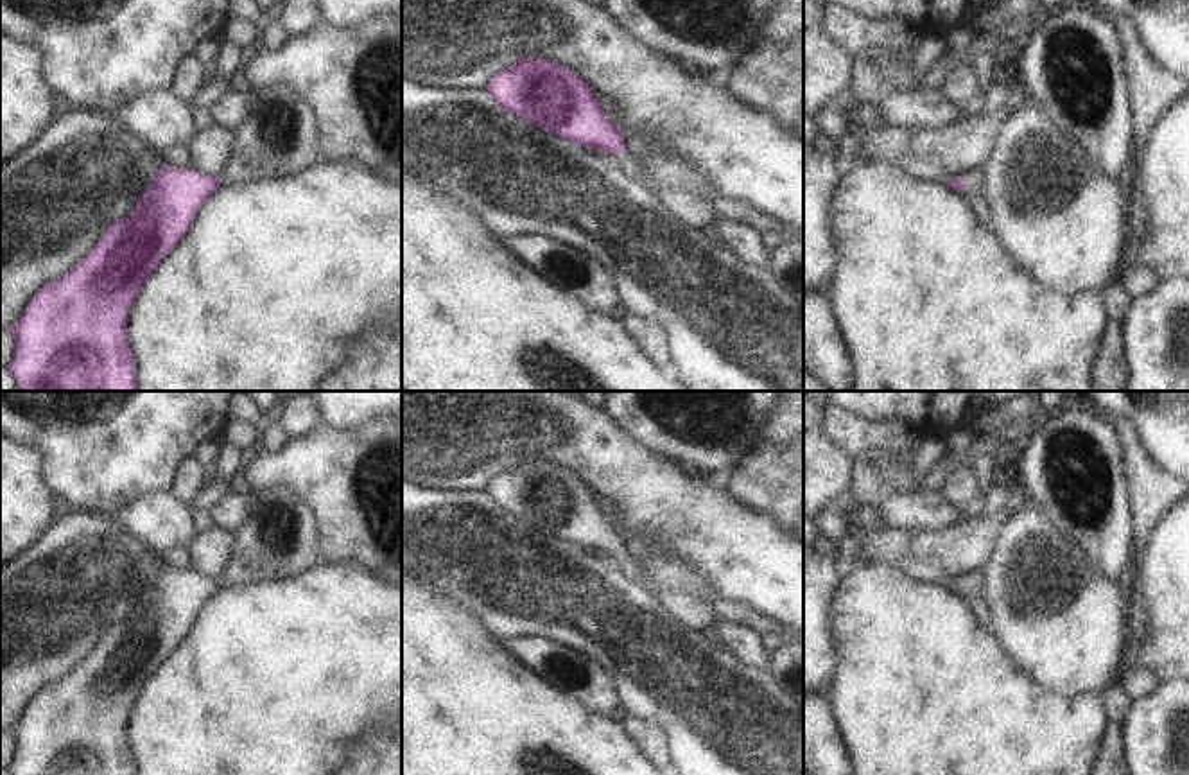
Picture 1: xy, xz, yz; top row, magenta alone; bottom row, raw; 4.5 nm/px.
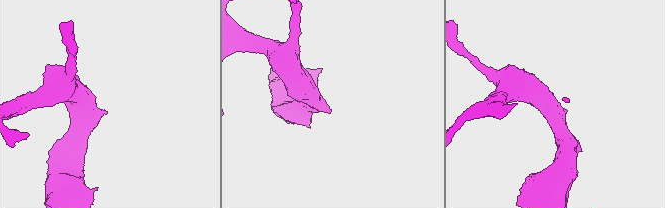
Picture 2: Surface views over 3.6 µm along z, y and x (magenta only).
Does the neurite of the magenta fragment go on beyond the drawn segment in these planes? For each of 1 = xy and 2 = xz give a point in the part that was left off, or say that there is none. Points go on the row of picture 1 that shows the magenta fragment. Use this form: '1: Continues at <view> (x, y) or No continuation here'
1: No continuation here
2: No continuation here.

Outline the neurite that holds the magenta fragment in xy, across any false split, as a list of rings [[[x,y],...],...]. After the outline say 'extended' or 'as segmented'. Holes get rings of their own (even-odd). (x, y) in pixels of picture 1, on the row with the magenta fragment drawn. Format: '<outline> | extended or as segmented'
[[[161,163],[158,176],[149,181],[149,190],[140,196],[126,219],[109,222],[97,244],[61,278],[45,283],[27,303],[23,314],[13,323],[14,353],[7,364],[22,391],[140,391],[136,364],[129,348],[129,307],[140,294],[140,285],[181,240],[197,210],[213,190],[219,178],[194,169],[176,169]]] | as segmented

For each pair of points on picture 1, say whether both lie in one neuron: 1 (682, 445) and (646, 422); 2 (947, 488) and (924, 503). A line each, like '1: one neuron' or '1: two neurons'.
1: one neuron
2: two neurons

